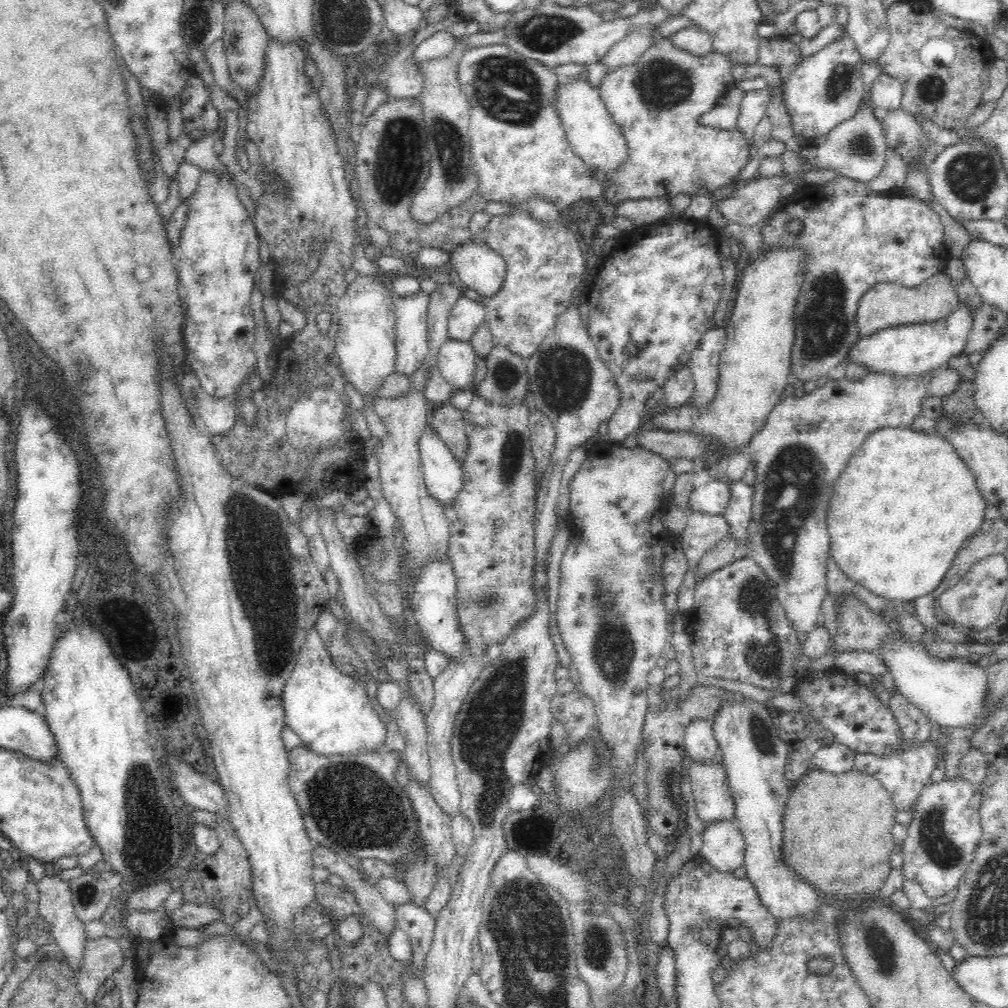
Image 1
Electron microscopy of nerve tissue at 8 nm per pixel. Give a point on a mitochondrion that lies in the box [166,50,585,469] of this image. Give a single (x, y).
(507, 90)

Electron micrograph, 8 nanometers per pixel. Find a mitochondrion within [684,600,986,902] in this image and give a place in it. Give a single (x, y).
(939, 848)

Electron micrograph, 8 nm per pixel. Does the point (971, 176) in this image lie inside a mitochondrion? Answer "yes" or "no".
yes

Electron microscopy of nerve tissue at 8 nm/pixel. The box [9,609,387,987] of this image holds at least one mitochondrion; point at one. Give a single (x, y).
(146, 819)

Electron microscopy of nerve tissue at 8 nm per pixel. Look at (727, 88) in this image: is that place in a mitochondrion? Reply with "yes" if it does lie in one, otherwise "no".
no

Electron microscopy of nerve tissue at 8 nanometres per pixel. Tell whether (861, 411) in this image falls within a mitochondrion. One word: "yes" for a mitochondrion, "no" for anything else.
no

